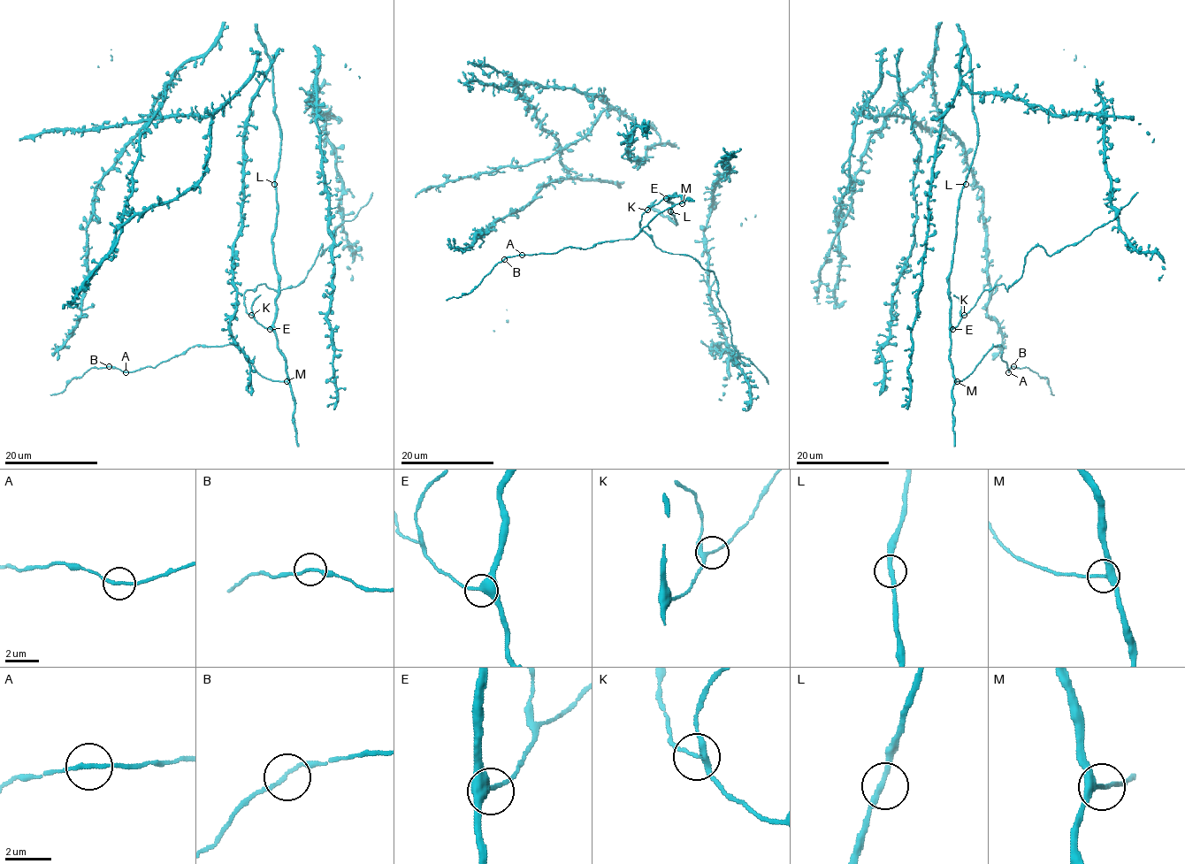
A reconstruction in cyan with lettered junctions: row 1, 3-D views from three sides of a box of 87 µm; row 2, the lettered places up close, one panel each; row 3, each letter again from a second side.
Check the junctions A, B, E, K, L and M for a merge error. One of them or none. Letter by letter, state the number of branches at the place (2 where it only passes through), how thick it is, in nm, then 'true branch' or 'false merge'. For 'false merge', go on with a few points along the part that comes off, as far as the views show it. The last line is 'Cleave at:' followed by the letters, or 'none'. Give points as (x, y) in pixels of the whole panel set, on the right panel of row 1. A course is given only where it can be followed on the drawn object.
A: 2 branches meet; 180 nm thick; true branch
B: 2 branches meet; 150 nm thick; true branch
E: 3 branches meet; 320 nm thick; true branch
K: 3 branches meet; 170 nm thick; true branch
L: 2 branches meet; 240 nm thick; true branch
M: 3 branches meet; 280 nm thick; true branch
Cleave at: none

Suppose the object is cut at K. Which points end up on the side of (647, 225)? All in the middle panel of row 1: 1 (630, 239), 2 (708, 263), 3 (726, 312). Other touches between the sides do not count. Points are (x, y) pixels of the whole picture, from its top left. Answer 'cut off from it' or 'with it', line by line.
1: with it
2: with it
3: cut off from it

